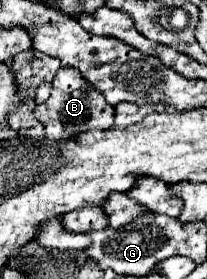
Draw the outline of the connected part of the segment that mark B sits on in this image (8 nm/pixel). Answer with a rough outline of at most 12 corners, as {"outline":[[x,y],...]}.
{"outline":[[62,67],[36,119],[52,141],[110,129],[114,107]]}

